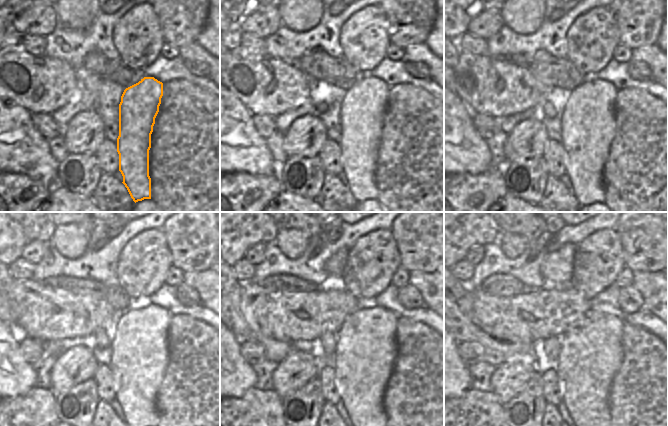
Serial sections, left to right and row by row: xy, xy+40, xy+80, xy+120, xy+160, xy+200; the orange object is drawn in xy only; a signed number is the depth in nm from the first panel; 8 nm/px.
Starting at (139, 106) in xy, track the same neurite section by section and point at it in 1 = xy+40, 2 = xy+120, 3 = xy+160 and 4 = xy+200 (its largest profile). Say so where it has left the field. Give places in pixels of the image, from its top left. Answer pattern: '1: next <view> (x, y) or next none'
1: next xy+40 (362, 111)
2: next xy+120 (140, 414)
3: next xy+160 (367, 415)
4: next xy+200 (591, 361)

